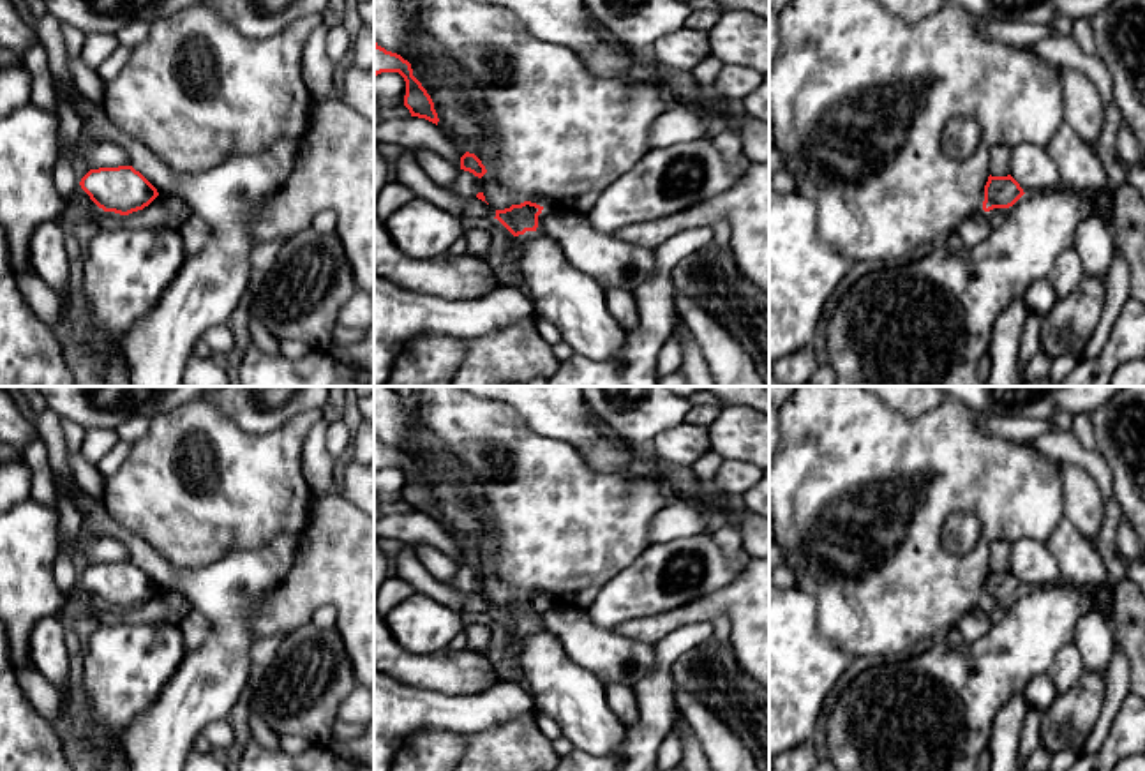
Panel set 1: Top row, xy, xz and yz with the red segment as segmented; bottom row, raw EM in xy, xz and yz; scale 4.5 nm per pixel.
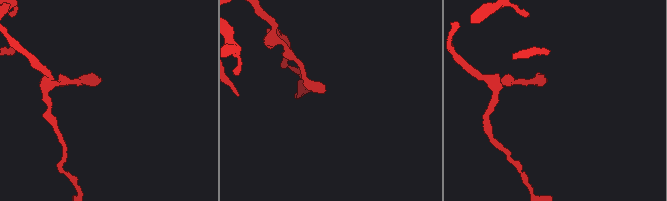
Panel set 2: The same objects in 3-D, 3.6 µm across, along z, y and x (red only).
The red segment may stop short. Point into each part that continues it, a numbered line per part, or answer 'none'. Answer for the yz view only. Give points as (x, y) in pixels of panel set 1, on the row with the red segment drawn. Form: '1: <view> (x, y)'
none

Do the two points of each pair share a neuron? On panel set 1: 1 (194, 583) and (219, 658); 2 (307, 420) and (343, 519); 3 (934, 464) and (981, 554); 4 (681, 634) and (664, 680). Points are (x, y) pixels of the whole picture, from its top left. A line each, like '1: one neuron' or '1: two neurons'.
1: one neuron
2: two neurons
3: one neuron
4: one neuron

